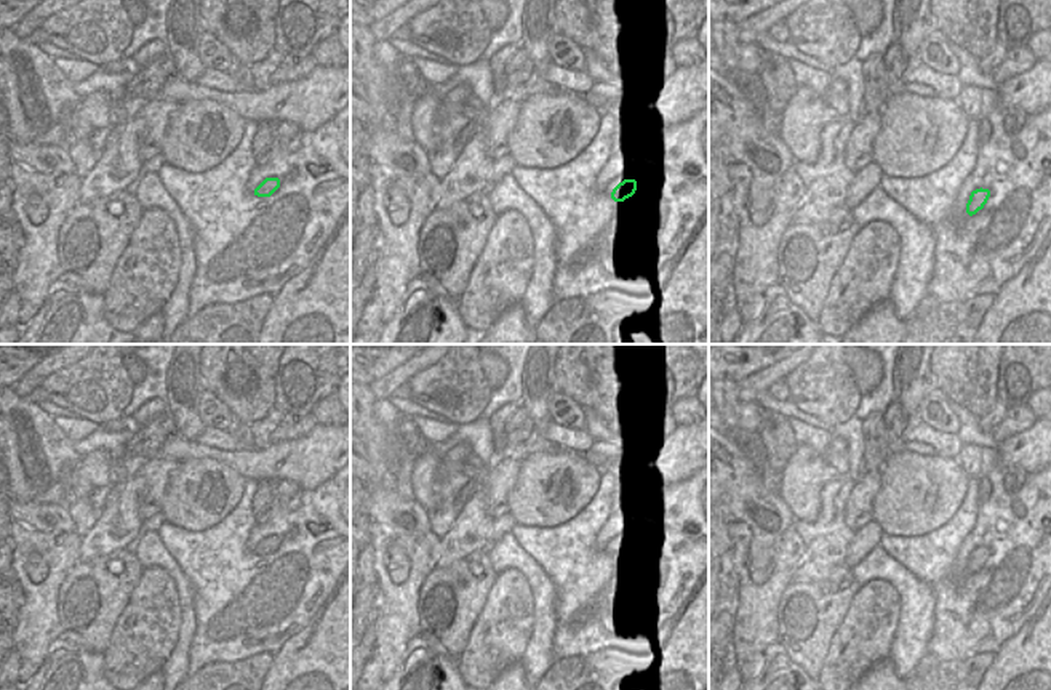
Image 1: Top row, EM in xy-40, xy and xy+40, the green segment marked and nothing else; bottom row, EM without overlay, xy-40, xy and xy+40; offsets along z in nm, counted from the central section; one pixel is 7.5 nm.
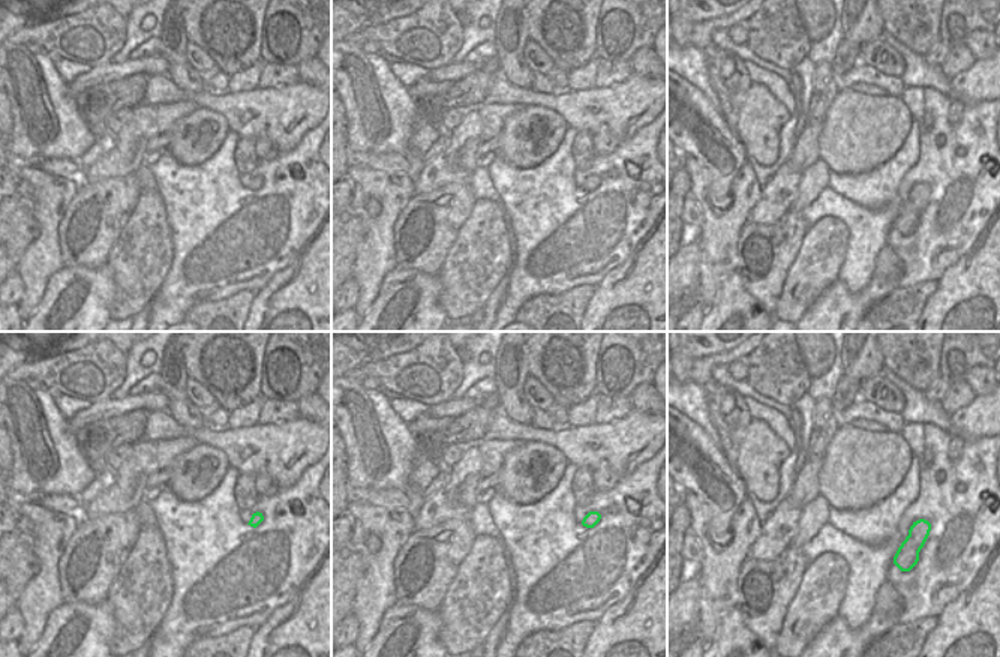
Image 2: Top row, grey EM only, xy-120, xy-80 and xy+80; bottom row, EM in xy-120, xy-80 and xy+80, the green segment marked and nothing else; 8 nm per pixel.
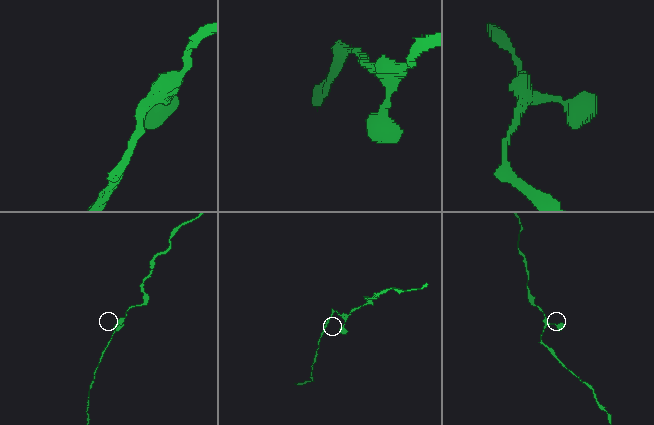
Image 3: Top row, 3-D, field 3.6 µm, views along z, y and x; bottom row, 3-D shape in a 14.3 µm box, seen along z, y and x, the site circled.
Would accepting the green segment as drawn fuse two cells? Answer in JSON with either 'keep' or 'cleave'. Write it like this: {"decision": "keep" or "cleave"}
{"decision": "keep"}

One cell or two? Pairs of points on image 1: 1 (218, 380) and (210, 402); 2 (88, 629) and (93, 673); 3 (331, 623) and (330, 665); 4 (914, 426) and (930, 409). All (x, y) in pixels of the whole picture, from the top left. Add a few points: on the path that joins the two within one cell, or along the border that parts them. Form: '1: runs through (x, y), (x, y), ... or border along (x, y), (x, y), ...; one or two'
1: border along (205, 389), (235, 420); two
2: border along (59, 636), (101, 653); two
3: runs through (333, 633), (333, 655); one
4: border along (915, 415), (939, 431), (955, 434); two

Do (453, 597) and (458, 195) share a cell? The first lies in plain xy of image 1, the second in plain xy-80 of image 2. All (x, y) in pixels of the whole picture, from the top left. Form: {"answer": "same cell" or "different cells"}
{"answer": "same cell"}

